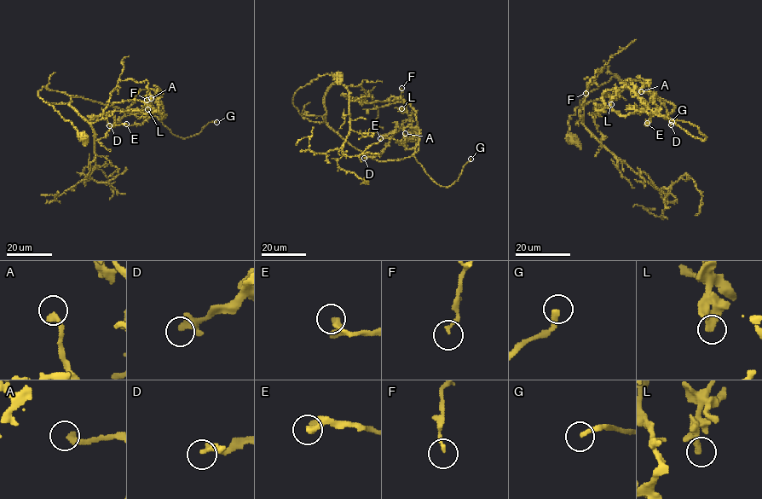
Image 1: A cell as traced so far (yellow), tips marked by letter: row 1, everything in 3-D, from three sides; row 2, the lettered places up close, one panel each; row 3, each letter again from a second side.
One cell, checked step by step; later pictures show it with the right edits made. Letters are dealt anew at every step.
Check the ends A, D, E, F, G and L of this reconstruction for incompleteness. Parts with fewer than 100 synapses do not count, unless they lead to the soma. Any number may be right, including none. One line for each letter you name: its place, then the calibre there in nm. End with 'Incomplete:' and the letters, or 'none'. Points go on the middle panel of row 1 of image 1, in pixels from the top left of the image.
G: Place: (470, 159). Thickness 260 nm
Incomplete: G

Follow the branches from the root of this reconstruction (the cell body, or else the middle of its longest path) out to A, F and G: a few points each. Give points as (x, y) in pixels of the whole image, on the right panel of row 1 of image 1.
A: (569, 139), (569, 116), (612, 77), (673, 111), (654, 113), (640, 100), (653, 93), (641, 91)
F: (569, 139), (580, 101), (612, 77), (627, 84), (588, 101), (582, 121), (603, 67), (585, 93)
G: (569, 139), (569, 116), (612, 77), (670, 101), (674, 107), (668, 118), (706, 138), (689, 122), (672, 121)

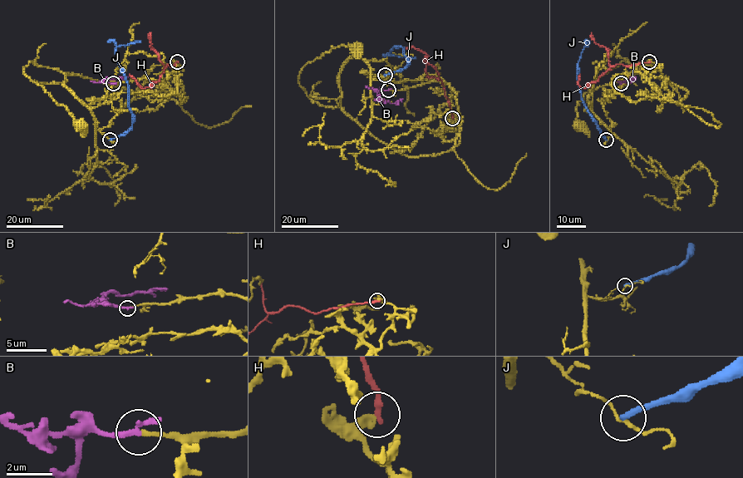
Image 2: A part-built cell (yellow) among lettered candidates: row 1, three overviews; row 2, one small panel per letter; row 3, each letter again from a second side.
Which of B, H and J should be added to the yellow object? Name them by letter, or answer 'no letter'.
B

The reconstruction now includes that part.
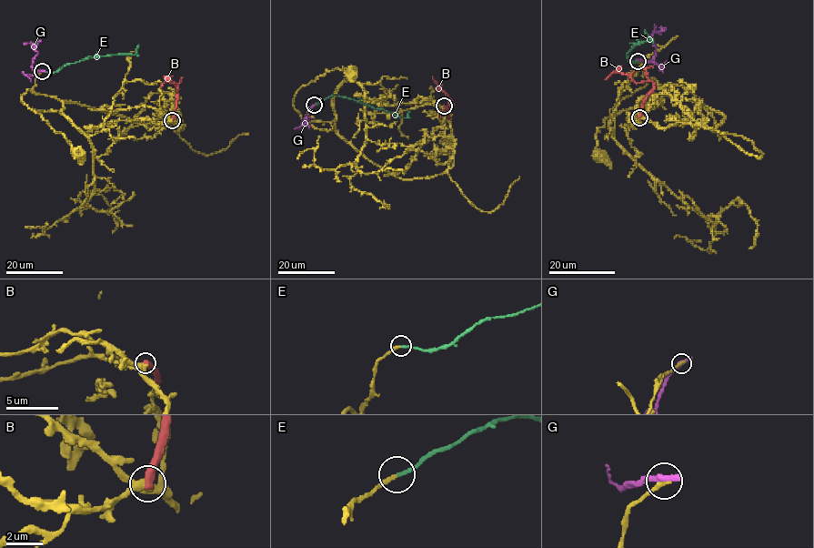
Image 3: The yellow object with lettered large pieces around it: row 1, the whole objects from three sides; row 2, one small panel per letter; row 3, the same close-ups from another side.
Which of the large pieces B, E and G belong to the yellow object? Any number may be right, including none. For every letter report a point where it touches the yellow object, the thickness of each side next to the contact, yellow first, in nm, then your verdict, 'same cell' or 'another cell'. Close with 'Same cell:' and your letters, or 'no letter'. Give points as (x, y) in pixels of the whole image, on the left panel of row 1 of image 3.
B: meets yellow at (172, 120); 360 nm thick on the yellow side, 500 nm on the other; another cell
E: meets yellow at (43, 71); 240 nm thick on the yellow side, 200 nm on the other; same cell
G: meets yellow at (42, 71); 280 nm thick on the yellow side, 440 nm on the other; another cell
Same cell: E

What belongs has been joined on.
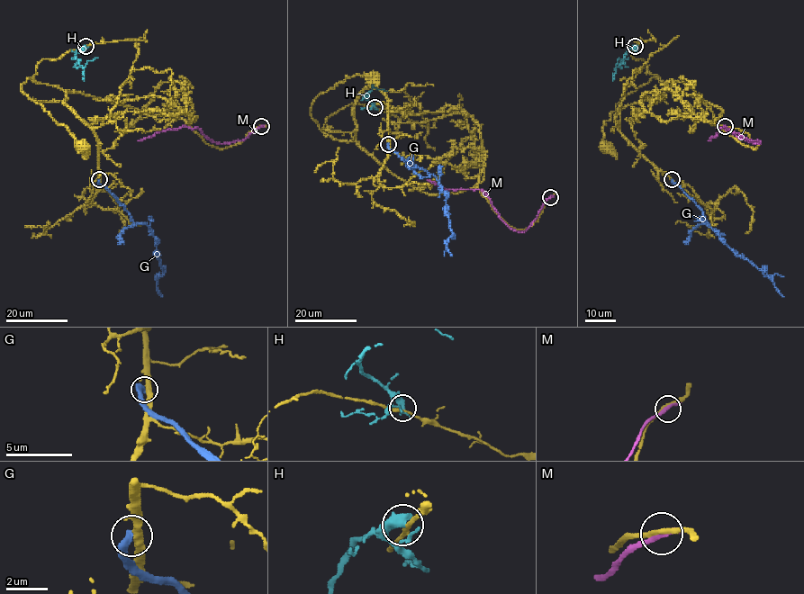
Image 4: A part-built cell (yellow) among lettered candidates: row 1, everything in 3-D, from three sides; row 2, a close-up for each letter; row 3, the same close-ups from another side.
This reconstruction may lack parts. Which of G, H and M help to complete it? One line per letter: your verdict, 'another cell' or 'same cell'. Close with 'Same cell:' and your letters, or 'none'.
G: another cell
H: another cell
M: another cell
Same cell: none

